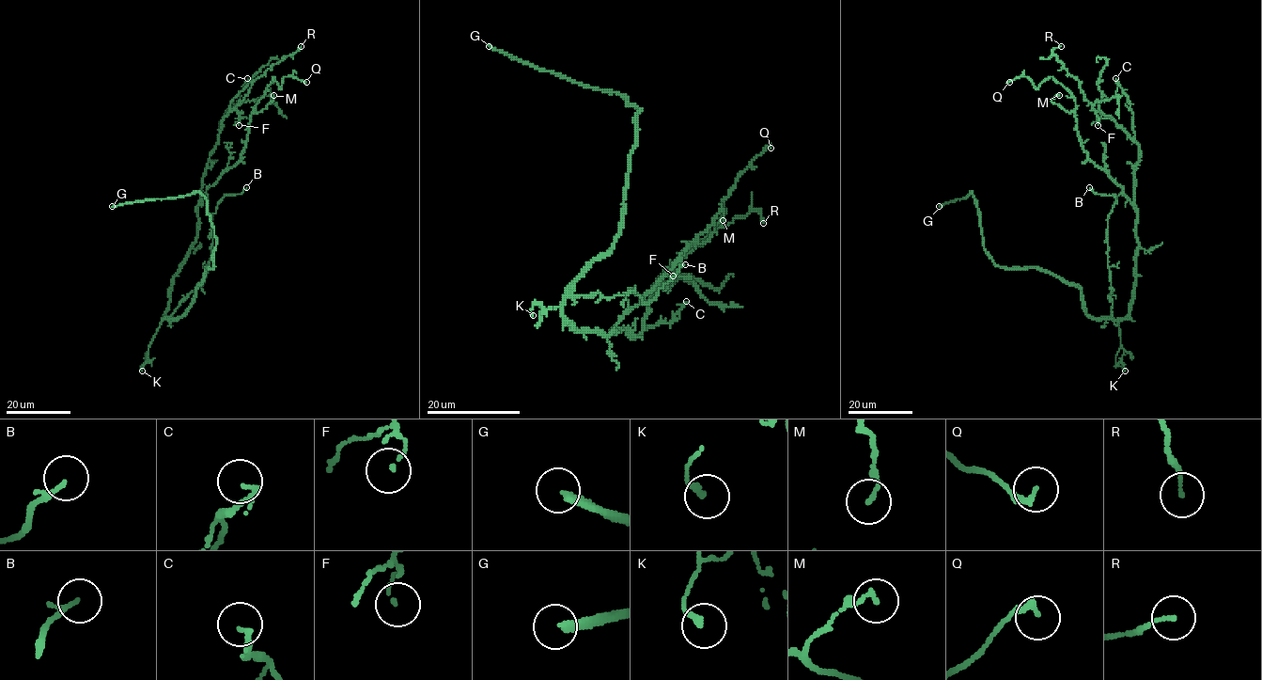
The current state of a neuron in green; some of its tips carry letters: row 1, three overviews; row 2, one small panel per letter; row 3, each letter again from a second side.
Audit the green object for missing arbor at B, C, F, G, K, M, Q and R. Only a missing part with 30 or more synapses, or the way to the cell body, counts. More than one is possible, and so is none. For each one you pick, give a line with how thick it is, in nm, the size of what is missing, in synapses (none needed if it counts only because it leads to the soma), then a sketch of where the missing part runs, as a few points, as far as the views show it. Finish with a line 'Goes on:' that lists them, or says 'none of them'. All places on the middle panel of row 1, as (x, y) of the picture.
G: Thickness 240 nm. Roughly 250 synapses
Goes on: G

